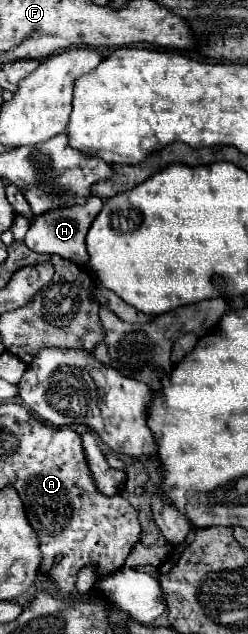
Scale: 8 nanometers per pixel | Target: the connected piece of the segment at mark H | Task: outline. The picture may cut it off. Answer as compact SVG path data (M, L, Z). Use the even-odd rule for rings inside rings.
M93 195L93 197L89 197L89 201L85 201L85 205L51 209L45 215L37 215L37 217L33 217L33 223L25 235L25 245L35 253L49 253L49 255L55 253L55 255L61 255L63 259L69 259L69 261L85 267L87 259L89 259L89 251L85 249L85 233L89 231L89 225L93 223L93 217L97 217L101 207L103 207L103 199Z

